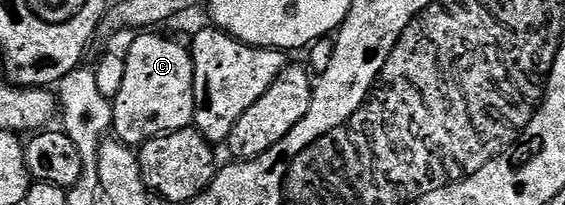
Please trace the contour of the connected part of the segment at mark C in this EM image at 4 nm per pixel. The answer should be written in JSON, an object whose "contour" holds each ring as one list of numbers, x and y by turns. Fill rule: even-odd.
{"contour":[[141,32,136,35,137,38,129,46,129,51,124,51,125,71,123,72,123,85,120,86,119,92,113,99,113,128,112,133,115,135,116,141,124,142,130,148,139,148,143,143,149,142,153,138,158,138,161,134,170,134,176,130,186,129,192,123,193,109,195,108,195,100,193,99,193,55,188,49,185,50,177,42,172,42,169,38,160,38,157,32]]}

